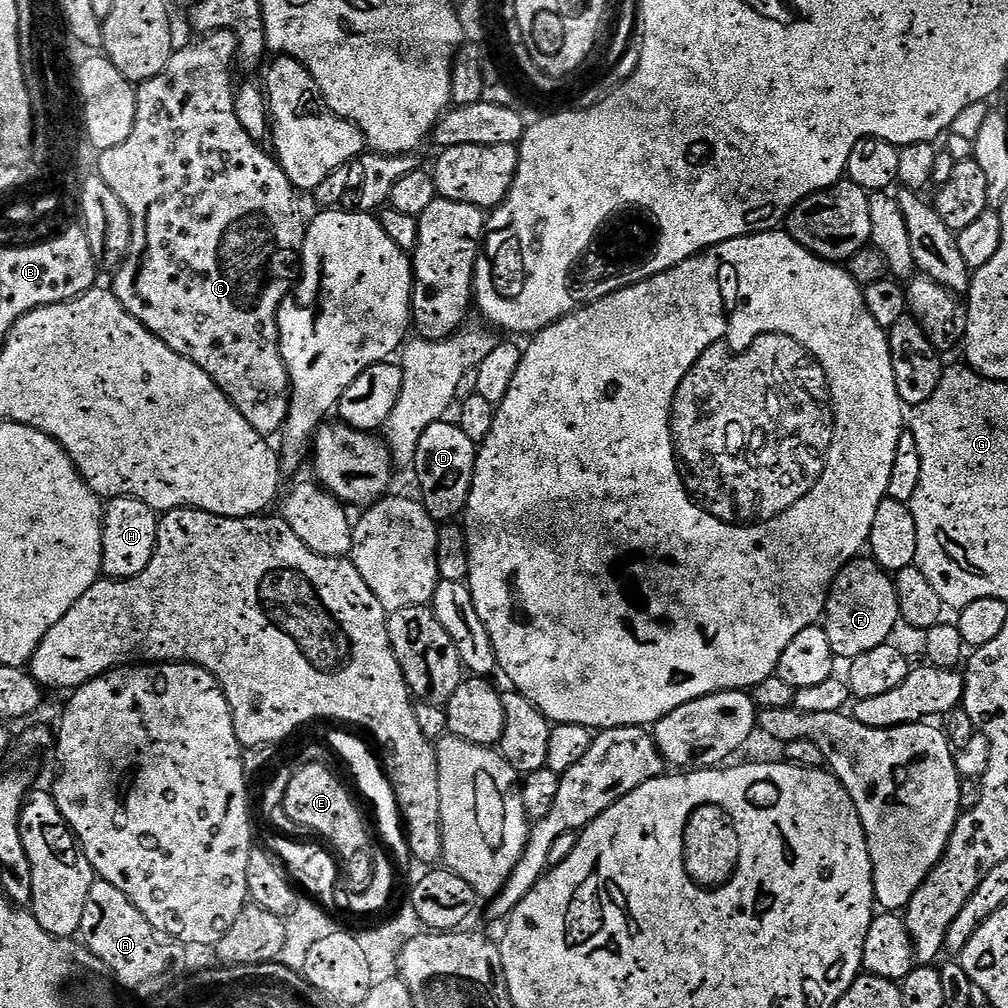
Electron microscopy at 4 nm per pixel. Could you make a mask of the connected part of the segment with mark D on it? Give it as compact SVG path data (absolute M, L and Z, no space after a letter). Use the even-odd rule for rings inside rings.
M442 419L432 424L422 434L416 451L414 473L420 483L419 499L424 509L437 522L452 522L468 507L470 490L474 482L474 466L478 445L466 434L462 434L459 424ZM449 423L449 424L448 424Z

